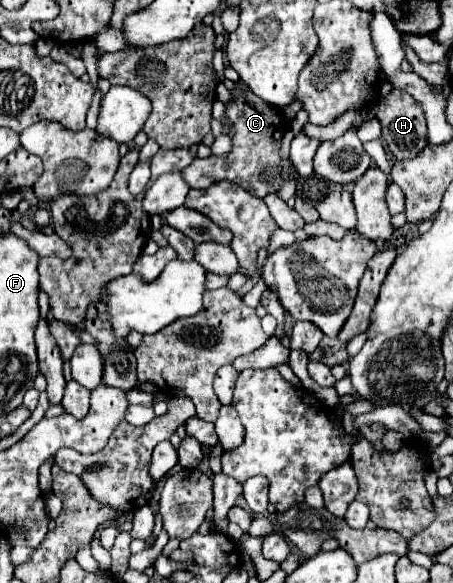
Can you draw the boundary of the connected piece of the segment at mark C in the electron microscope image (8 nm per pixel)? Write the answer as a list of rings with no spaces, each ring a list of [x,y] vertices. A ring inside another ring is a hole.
[[[234,91],[234,95],[236,101],[226,105],[226,115],[234,123],[234,137],[232,137],[234,149],[226,157],[216,157],[216,155],[210,155],[206,159],[196,157],[192,165],[188,165],[182,171],[182,177],[190,185],[190,189],[208,189],[214,181],[228,179],[232,183],[242,185],[256,197],[276,193],[290,171],[290,161],[282,161],[278,155],[282,135],[284,131],[288,131],[288,121],[282,117],[282,111],[278,107],[264,103],[252,93],[242,97],[238,91]]]

